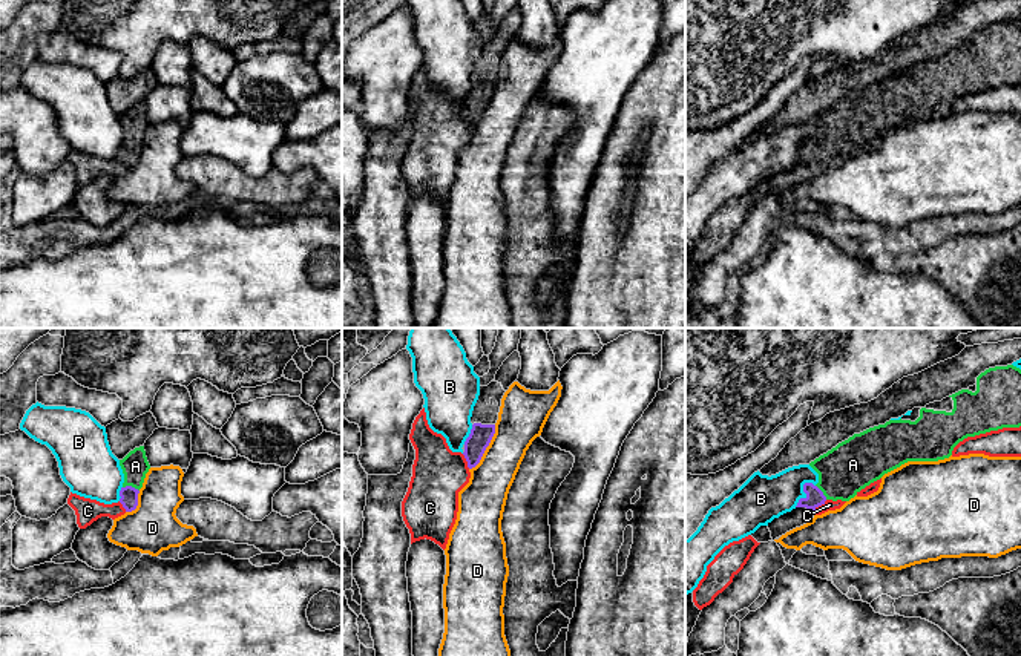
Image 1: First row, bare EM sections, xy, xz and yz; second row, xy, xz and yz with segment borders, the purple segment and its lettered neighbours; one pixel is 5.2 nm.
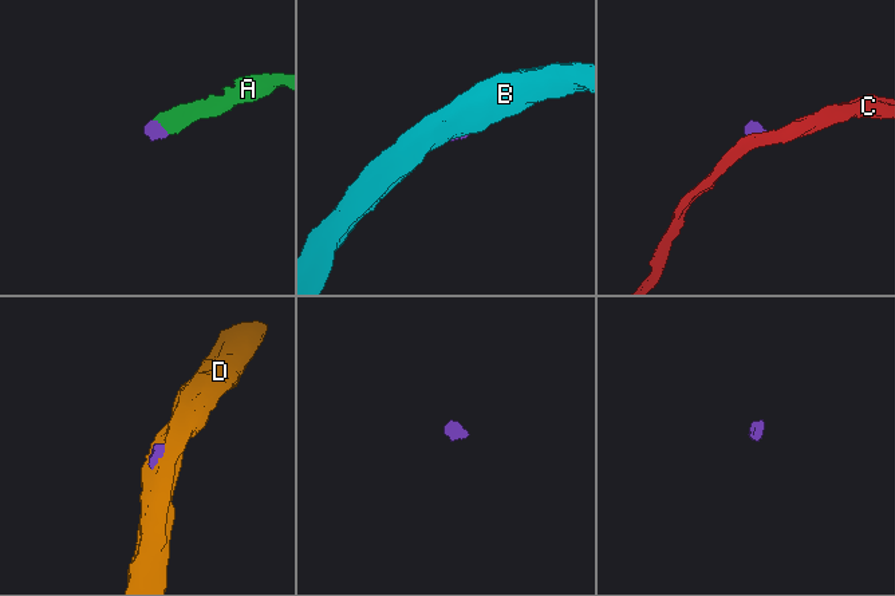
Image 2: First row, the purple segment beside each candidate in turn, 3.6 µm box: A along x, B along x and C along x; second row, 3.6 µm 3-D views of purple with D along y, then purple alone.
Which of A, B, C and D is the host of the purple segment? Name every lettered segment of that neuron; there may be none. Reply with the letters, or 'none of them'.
A

